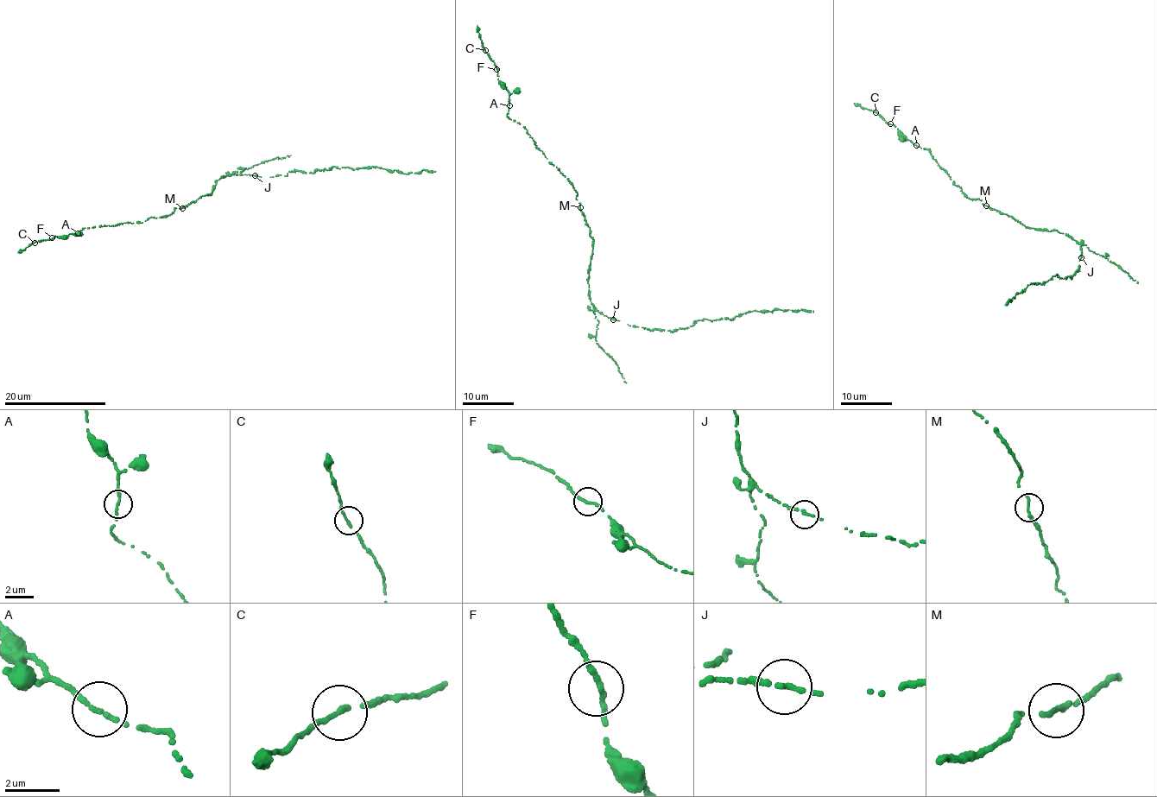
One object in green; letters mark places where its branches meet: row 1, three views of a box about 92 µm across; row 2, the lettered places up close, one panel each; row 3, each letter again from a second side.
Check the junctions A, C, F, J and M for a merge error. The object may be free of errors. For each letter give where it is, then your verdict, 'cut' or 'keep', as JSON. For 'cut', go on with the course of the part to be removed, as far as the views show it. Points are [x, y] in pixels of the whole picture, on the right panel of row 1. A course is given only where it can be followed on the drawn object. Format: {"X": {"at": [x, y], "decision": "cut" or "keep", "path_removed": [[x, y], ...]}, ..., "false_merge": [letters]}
{"A": {"at": [916, 145], "decision": "keep"}, "C": {"at": [875, 112], "decision": "keep"}, "F": {"at": [890, 123], "decision": "keep"}, "J": {"at": [1081, 257], "decision": "keep"}, "M": {"at": [986, 205], "decision": "keep"}, "false_merge": []}

